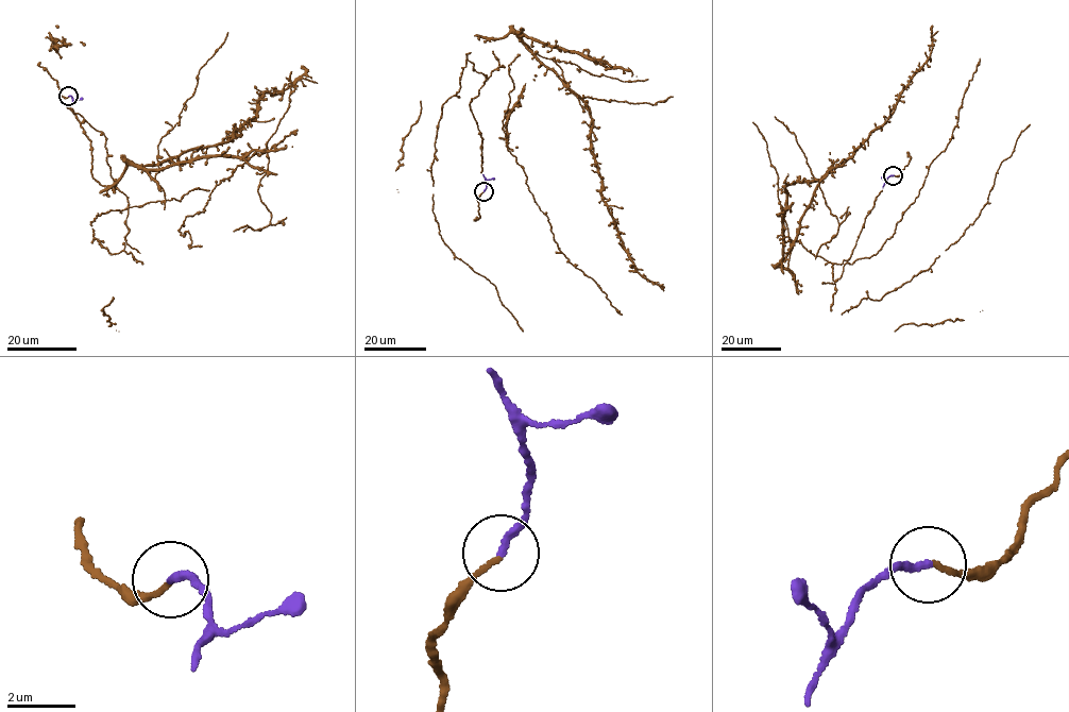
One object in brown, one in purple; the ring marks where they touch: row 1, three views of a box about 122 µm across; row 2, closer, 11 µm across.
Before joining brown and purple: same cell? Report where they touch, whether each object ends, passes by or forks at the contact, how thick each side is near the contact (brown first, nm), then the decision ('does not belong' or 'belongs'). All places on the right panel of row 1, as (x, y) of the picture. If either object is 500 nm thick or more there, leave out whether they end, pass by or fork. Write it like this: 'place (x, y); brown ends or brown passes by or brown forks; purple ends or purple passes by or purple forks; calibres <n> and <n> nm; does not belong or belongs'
place (893, 175); brown ends; purple ends; calibres 140 and 200 nm; belongs

